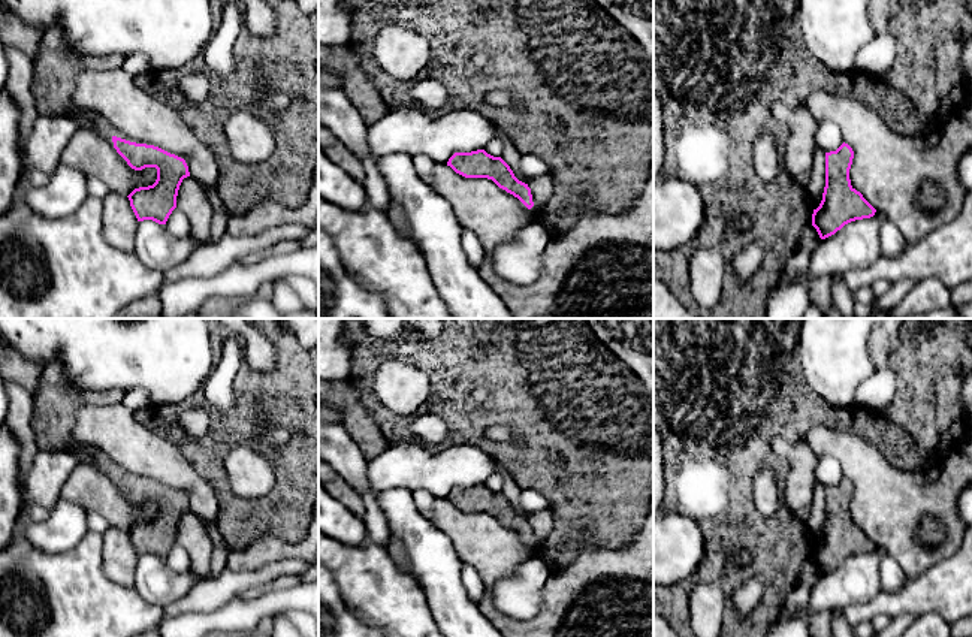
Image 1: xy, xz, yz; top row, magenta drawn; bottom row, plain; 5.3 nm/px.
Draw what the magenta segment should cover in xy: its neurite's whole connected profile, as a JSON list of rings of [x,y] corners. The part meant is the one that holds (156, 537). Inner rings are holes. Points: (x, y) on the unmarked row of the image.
[[[112,471],[114,483],[135,505],[157,504],[153,520],[135,523],[127,532],[138,556],[153,555],[166,559],[176,543],[176,531],[184,513],[190,511],[184,493],[159,481],[130,477]]]

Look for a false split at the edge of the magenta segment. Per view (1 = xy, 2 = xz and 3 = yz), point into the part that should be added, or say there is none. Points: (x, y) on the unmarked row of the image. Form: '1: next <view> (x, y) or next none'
1: next none
2: next none
3: next none

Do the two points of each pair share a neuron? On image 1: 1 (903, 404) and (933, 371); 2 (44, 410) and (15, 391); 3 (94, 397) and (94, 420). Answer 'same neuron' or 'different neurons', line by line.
1: same neuron
2: different neurons
3: different neurons

